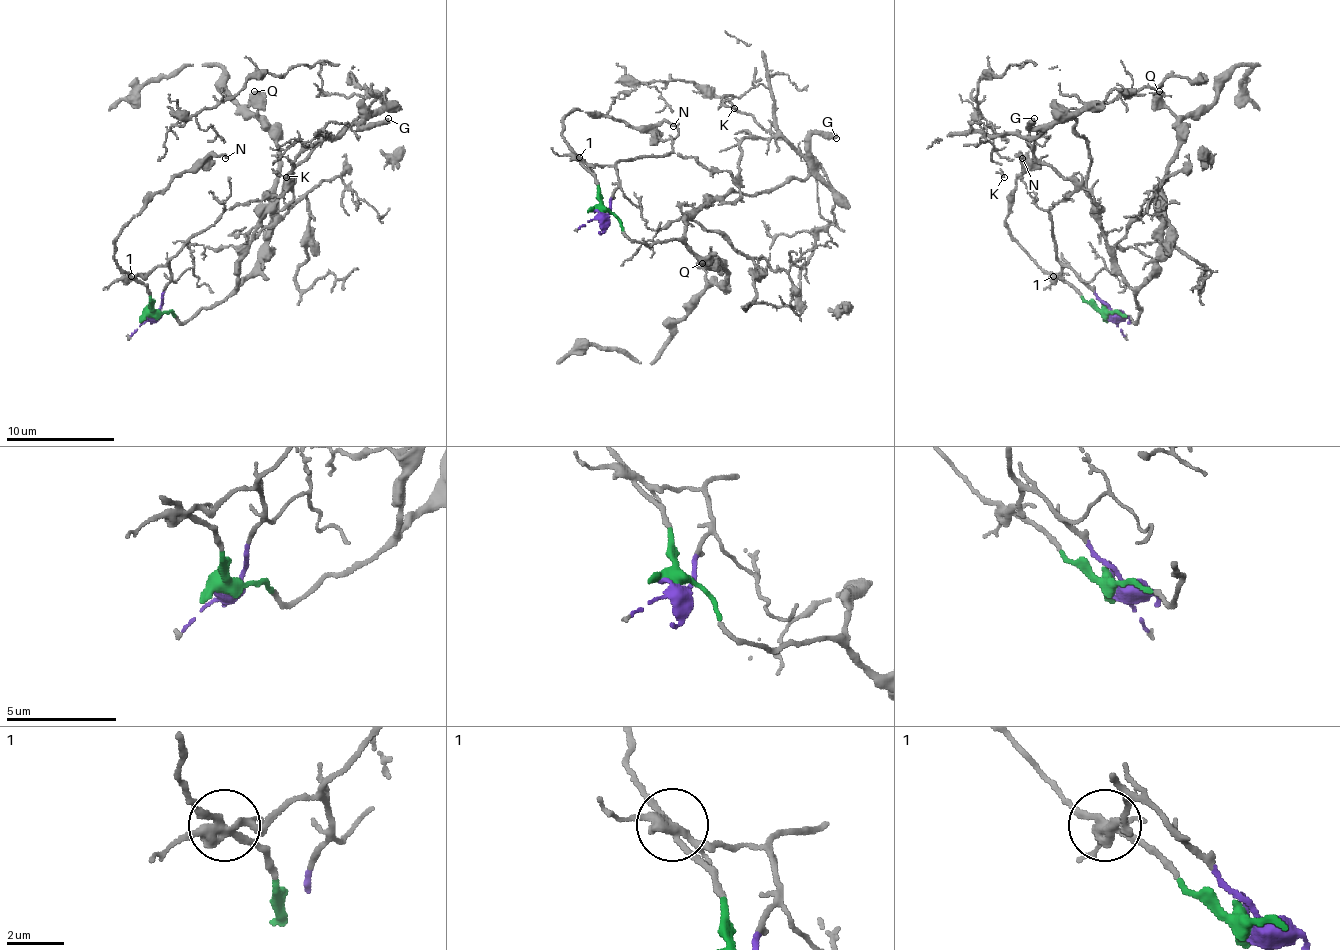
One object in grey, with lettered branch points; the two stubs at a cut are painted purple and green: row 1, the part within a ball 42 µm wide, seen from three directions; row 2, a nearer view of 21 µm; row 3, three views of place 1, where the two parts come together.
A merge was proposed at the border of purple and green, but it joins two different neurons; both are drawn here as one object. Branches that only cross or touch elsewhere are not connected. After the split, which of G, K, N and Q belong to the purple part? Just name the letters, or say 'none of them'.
G, K

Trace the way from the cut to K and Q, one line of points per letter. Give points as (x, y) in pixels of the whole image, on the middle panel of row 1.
K: (598, 213), (619, 161), (695, 156), (733, 178), (739, 145), (777, 132), (761, 83), (720, 102), (733, 107)
Q: (600, 213), (611, 213), (636, 240), (682, 240), (706, 265), (720, 265), (725, 281), (709, 281), (701, 262)

